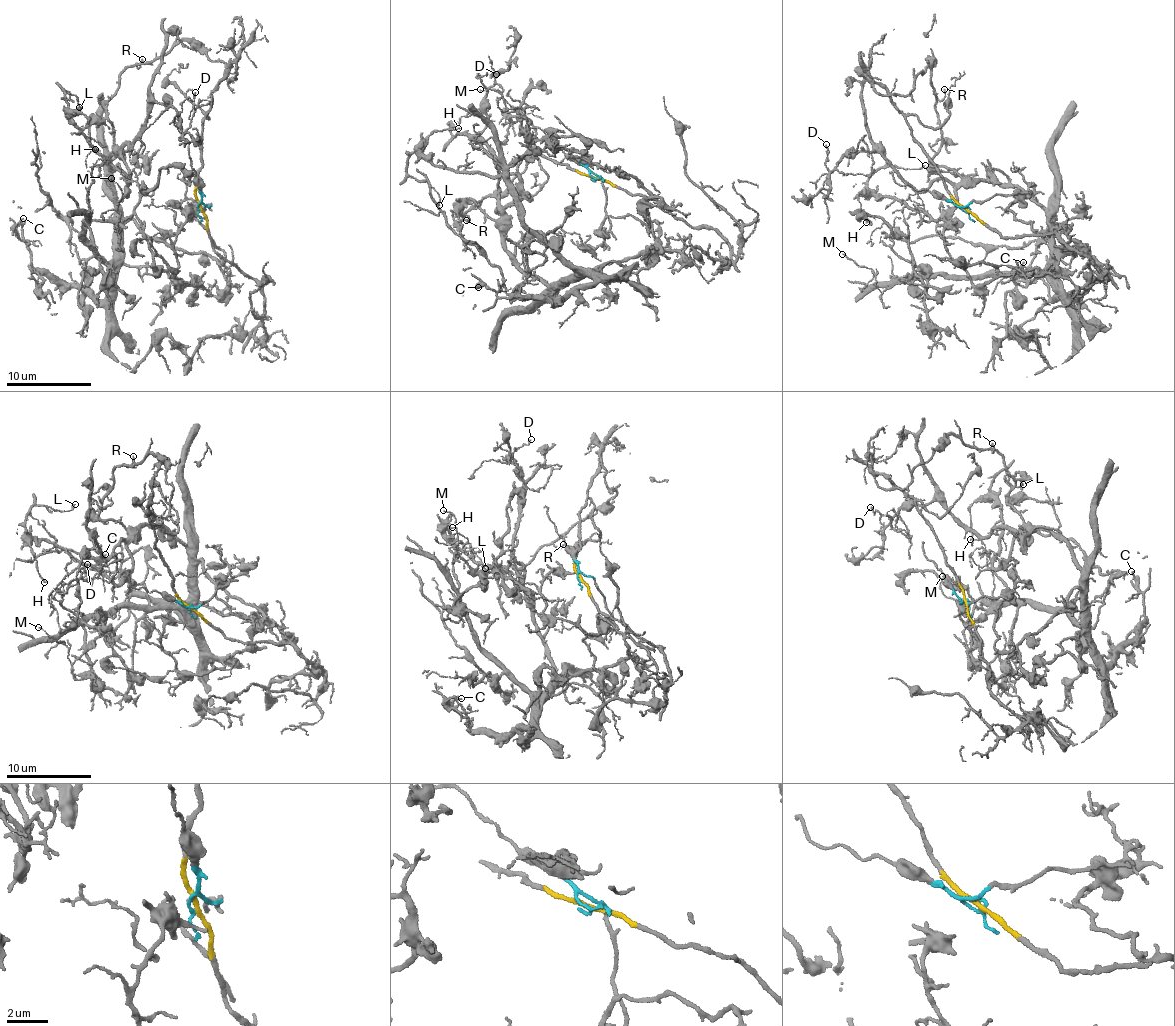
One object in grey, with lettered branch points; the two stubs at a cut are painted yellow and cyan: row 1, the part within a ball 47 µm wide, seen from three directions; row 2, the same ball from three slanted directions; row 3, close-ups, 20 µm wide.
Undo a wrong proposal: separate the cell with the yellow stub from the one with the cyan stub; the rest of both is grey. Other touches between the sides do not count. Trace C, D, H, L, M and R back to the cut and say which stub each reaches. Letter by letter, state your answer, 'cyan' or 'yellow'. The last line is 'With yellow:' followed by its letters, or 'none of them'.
C: cyan
D: cyan
H: cyan
L: cyan
M: cyan
R: cyan
With yellow: none of them

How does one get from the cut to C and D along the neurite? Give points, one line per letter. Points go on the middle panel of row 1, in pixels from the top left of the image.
C: (595, 178), (600, 229), (655, 221), (657, 242), (565, 296), (478, 286)
D: (595, 178), (600, 229), (631, 216), (659, 237), (565, 282), (518, 268), (481, 136), (496, 74)

